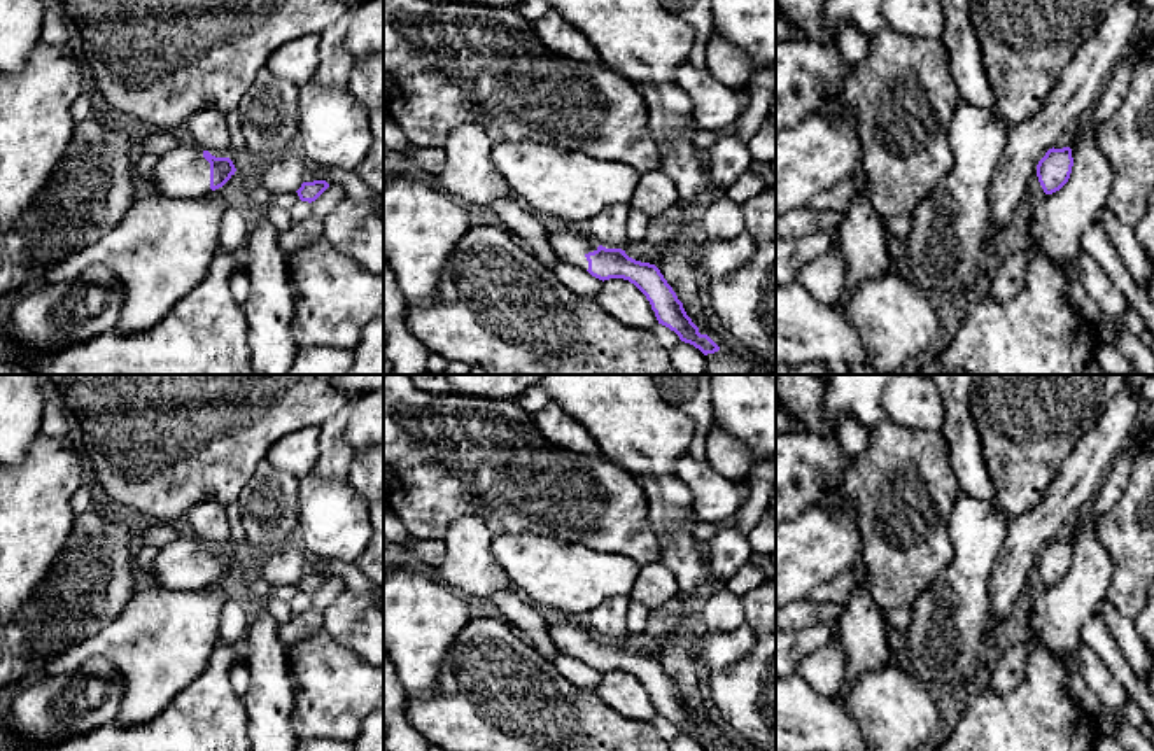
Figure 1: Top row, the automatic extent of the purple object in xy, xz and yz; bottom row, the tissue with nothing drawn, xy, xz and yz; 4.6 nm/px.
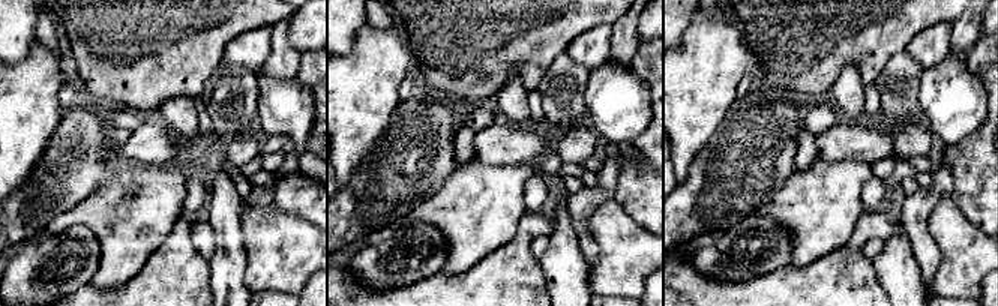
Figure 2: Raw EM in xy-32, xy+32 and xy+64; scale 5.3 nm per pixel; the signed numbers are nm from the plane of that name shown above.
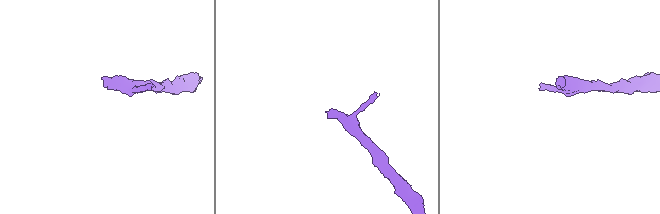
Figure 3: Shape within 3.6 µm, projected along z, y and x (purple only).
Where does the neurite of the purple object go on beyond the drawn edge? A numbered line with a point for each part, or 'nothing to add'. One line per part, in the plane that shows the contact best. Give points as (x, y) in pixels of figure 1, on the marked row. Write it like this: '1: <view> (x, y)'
1: xy (182, 172)

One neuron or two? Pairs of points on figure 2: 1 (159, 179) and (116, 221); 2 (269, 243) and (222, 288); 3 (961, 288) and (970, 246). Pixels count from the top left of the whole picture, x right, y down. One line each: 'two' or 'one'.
1: one
2: two
3: one

